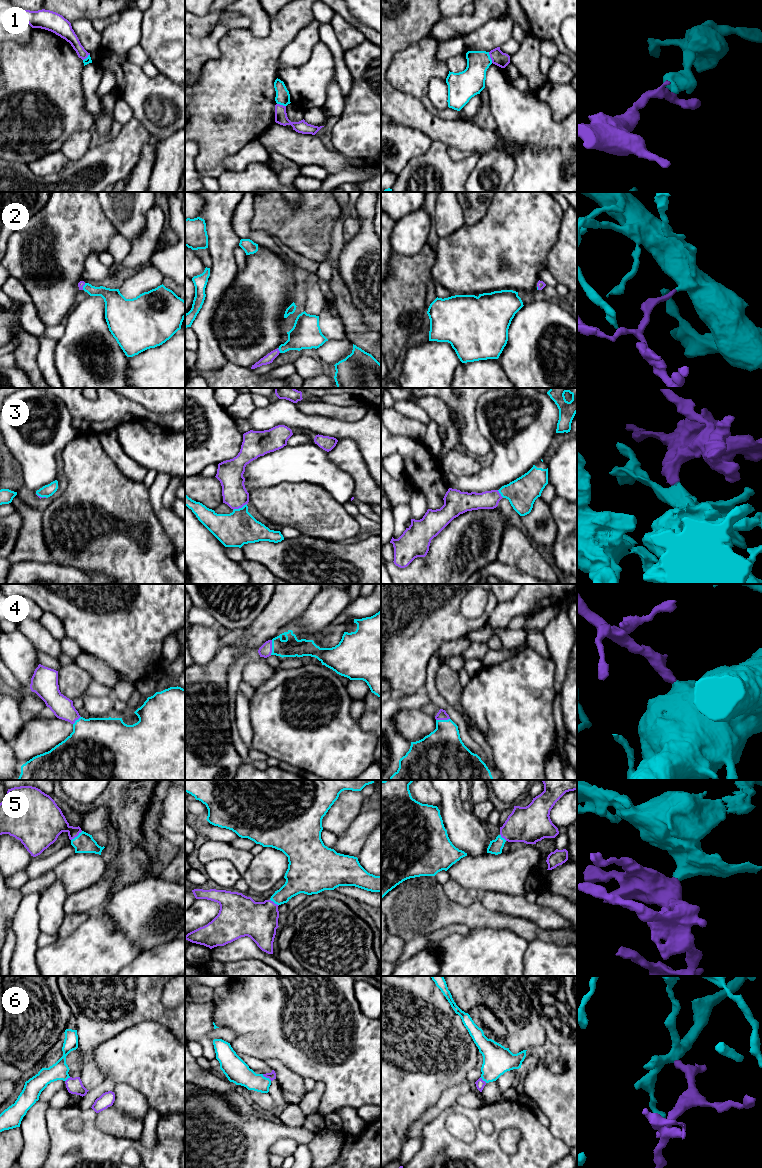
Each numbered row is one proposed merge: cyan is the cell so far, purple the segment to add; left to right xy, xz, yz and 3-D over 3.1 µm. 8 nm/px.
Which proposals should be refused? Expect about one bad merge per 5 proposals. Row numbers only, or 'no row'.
1

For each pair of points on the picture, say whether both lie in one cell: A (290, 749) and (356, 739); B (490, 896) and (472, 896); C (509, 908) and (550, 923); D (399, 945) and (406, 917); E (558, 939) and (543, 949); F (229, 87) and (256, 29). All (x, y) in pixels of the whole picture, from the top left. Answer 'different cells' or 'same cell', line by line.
A: same cell
B: different cells
C: same cell
D: different cells
E: different cells
F: different cells

